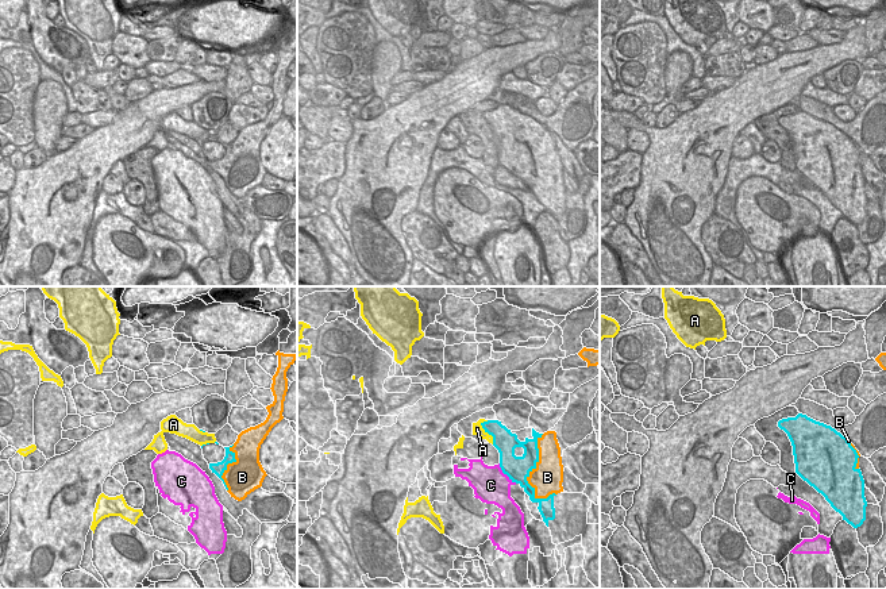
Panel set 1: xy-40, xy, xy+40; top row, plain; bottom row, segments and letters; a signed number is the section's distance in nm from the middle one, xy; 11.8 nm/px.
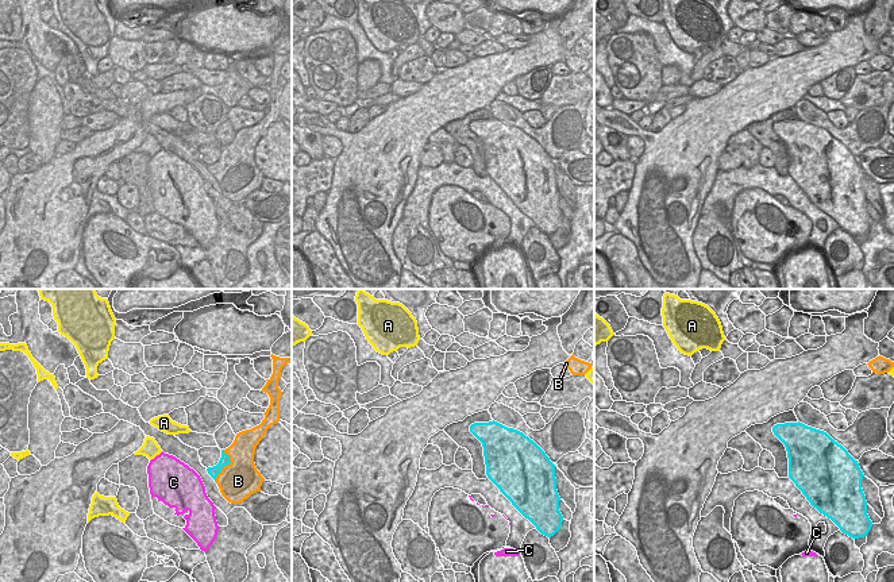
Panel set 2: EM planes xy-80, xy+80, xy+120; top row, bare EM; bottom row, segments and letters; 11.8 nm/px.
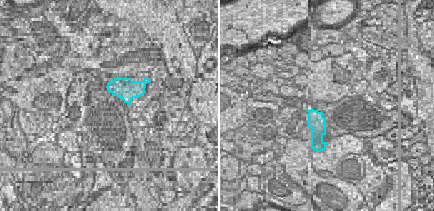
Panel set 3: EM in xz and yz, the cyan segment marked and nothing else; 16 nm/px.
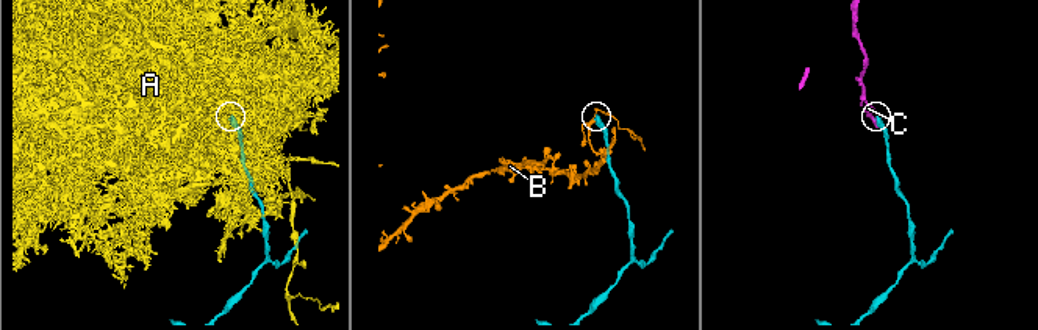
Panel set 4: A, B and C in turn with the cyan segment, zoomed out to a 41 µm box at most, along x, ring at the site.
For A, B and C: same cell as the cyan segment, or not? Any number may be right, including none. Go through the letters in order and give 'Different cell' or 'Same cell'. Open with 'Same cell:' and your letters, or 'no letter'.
Same cell: C
A: Different cell
B: Different cell
C: Same cell.

